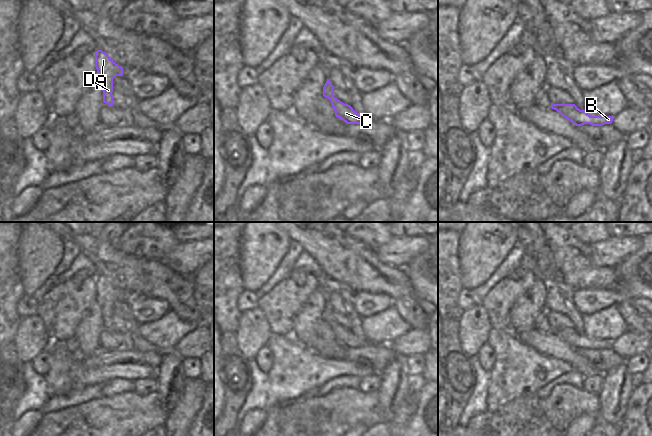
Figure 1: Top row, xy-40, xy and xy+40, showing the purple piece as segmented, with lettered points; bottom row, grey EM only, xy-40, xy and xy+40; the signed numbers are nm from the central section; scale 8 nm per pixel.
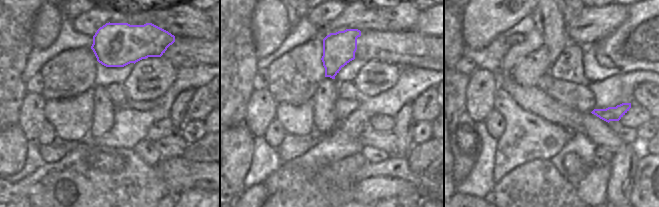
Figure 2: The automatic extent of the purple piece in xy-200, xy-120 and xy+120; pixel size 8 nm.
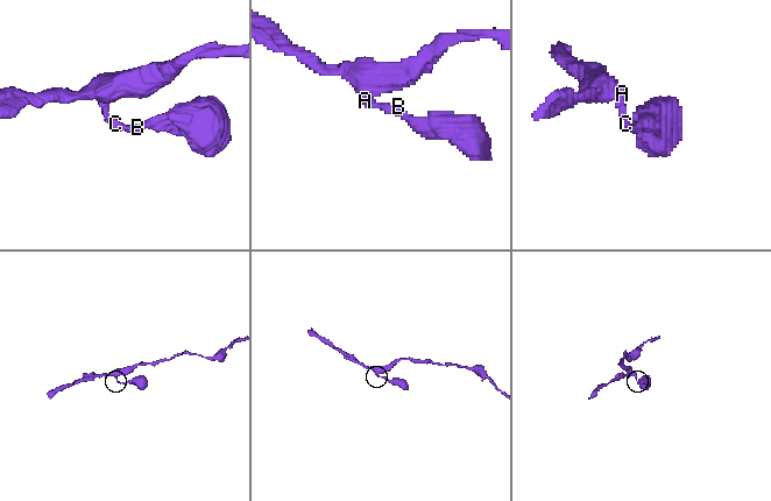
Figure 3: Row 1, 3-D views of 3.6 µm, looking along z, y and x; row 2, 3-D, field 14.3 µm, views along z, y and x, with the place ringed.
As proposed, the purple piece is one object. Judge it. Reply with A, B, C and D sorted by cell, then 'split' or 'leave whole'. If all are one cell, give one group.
groups A B C D; leave whole

